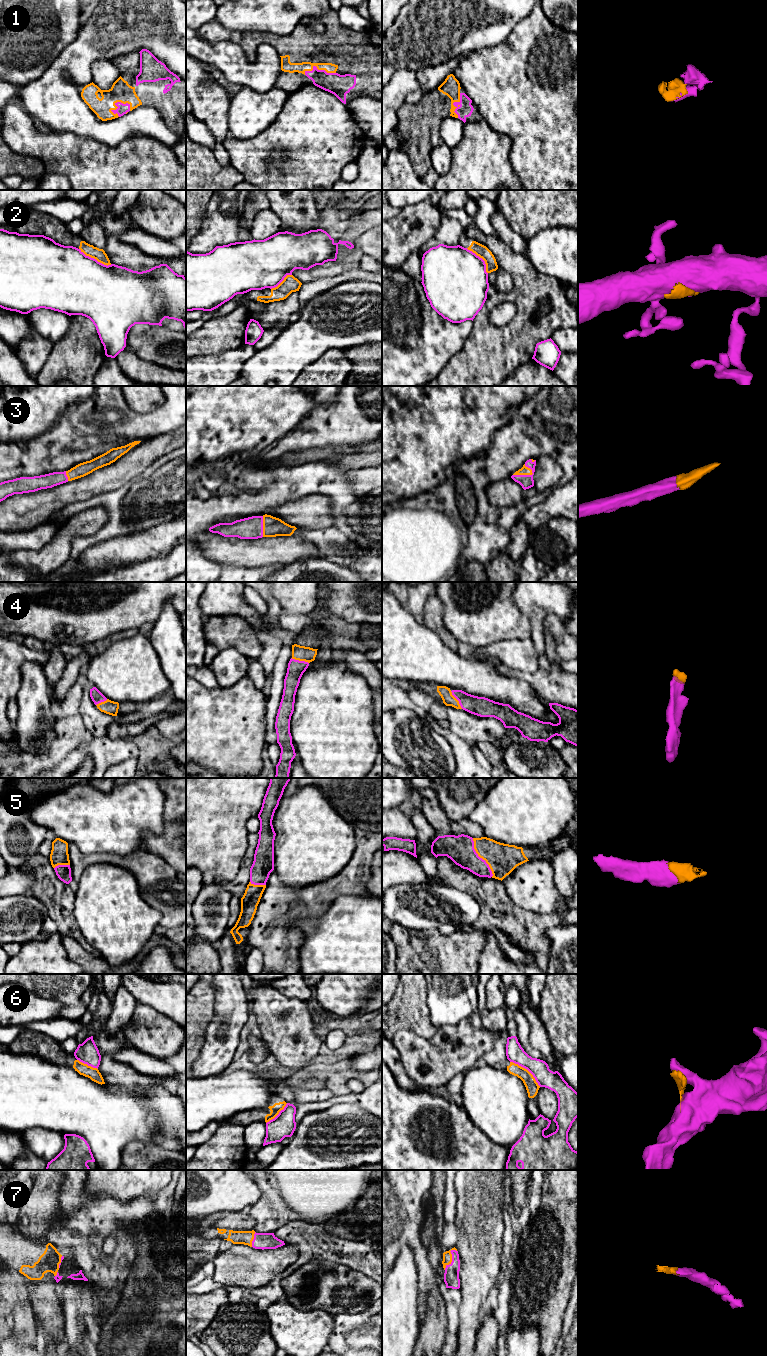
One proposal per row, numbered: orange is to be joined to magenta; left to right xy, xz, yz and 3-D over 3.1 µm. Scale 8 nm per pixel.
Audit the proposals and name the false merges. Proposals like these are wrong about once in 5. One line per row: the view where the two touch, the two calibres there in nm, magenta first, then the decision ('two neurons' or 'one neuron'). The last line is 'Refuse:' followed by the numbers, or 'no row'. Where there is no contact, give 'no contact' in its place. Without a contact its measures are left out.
1: xy | 90/170 nm | one neuron
2: xy | 480/100 nm | two neurons
3: yz | 110/70 nm | one neuron
4: yz | 160/100 nm | one neuron
5: yz | 220/240 nm | one neuron
6: yz | 150/110 nm | two neurons
7: yz | 130/80 nm | one neuron
Refuse: 2, 6

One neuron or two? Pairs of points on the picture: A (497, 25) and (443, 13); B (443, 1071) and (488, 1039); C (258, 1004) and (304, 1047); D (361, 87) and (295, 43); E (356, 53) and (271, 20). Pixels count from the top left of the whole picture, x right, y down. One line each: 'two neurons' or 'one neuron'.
A: one neuron
B: one neuron
C: one neuron
D: one neuron
E: two neurons

